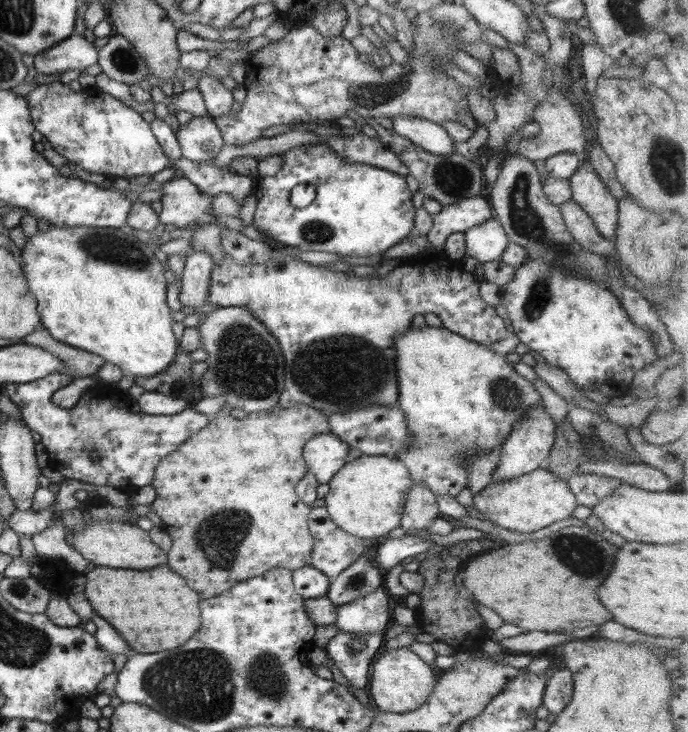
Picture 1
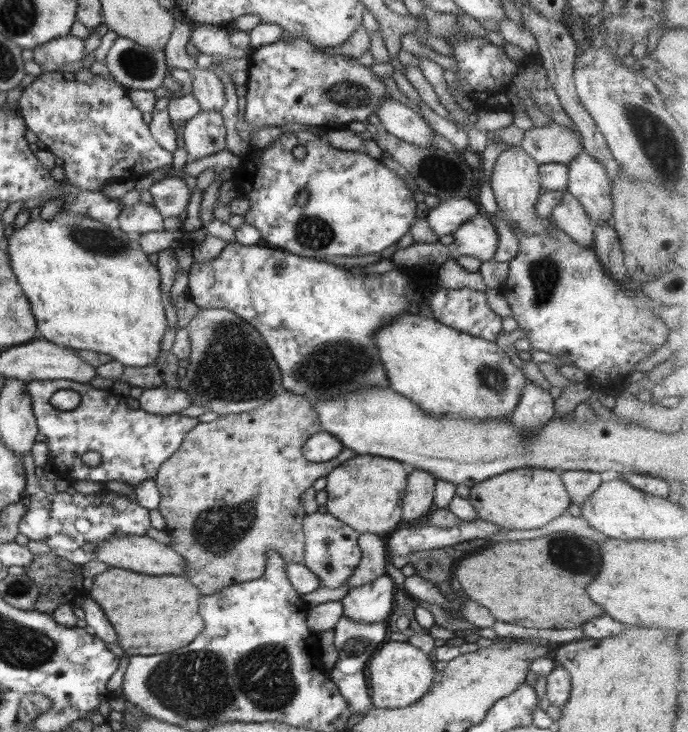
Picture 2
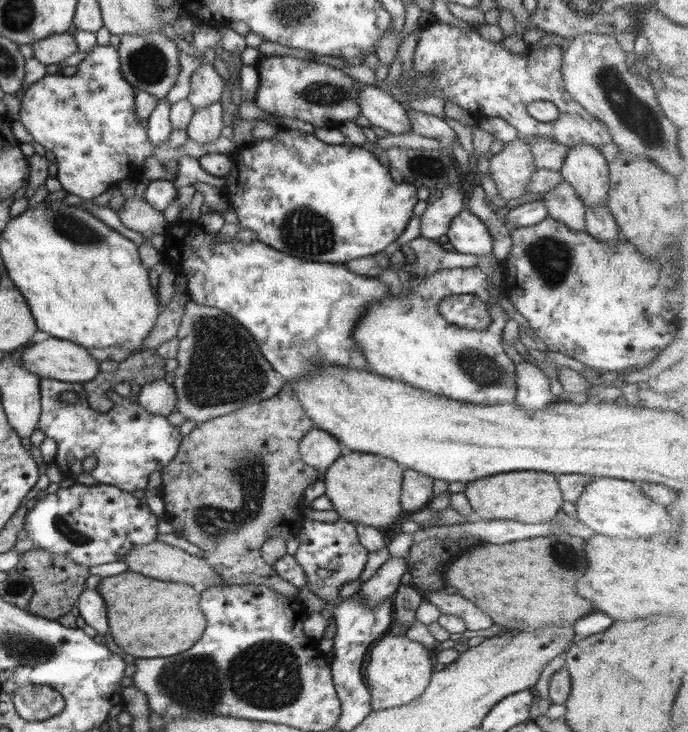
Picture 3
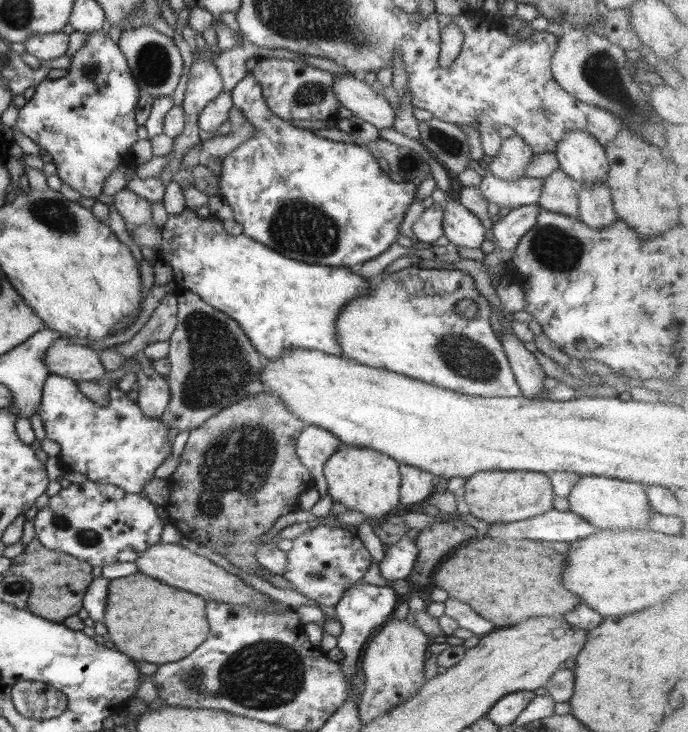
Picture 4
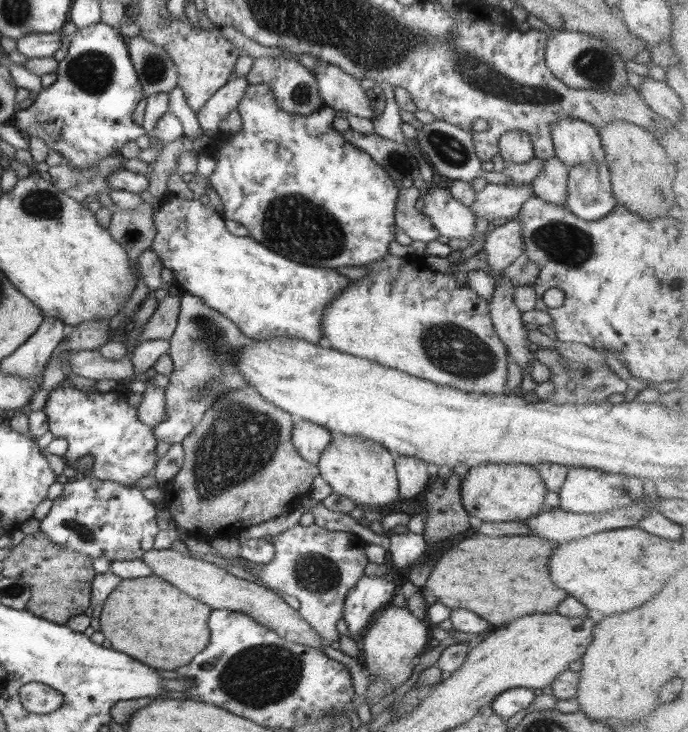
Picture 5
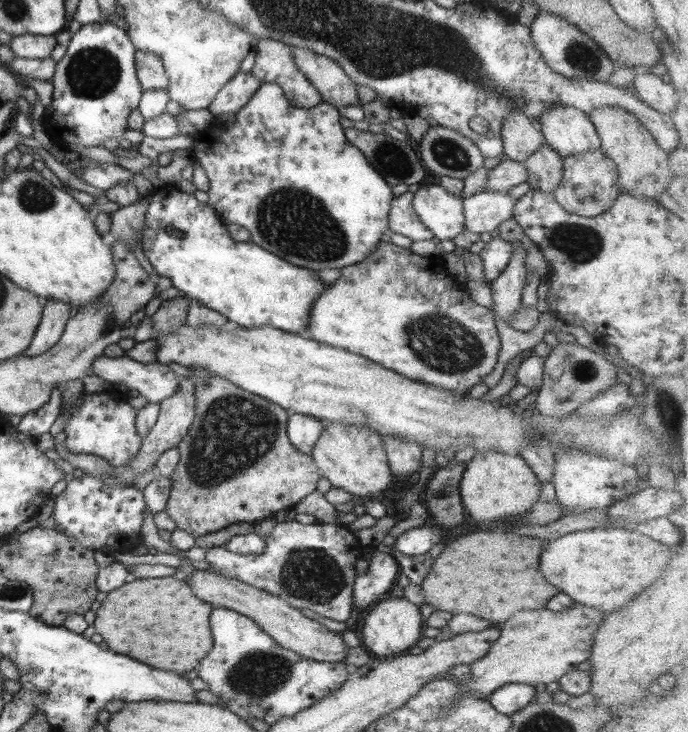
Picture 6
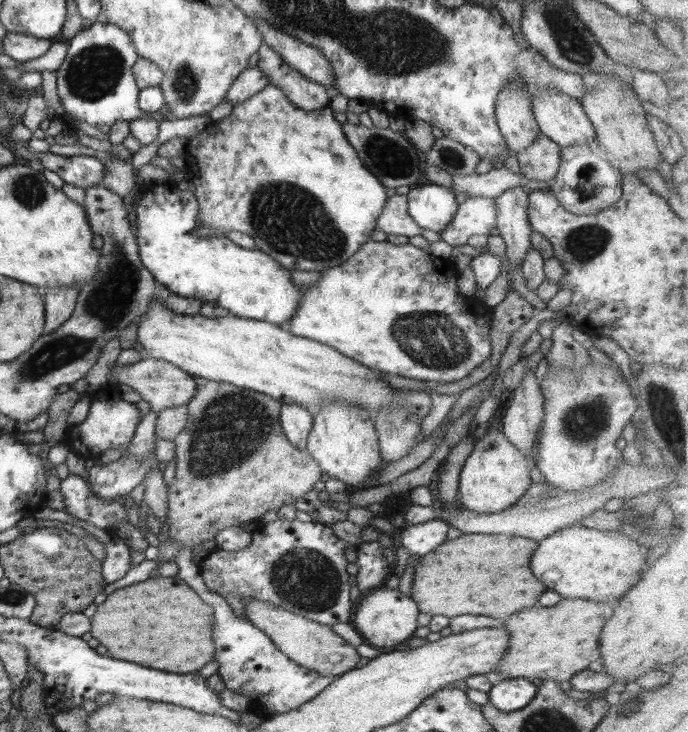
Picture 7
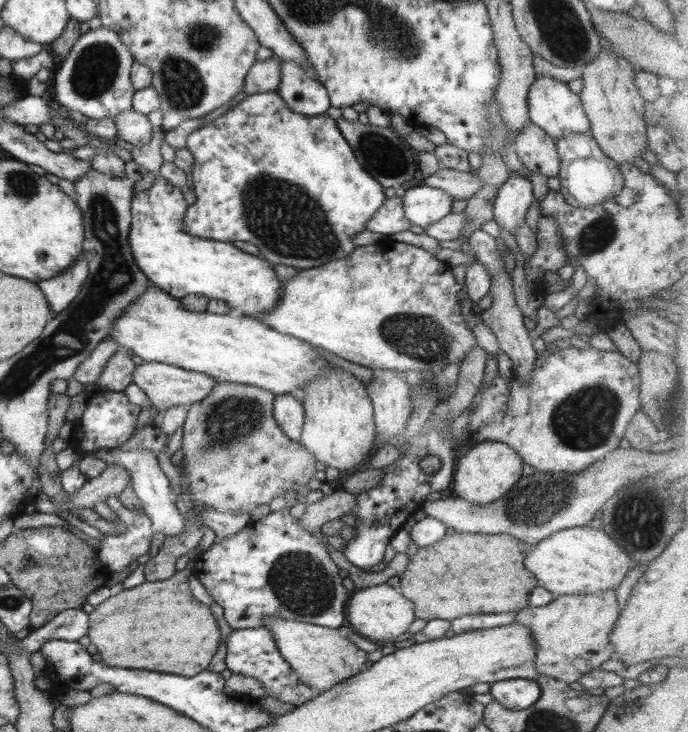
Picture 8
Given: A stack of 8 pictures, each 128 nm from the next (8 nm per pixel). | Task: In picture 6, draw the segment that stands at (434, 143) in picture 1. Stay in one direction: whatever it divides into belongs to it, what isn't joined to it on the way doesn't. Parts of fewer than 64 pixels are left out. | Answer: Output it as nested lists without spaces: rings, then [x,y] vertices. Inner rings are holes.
[[[292,47],[292,56],[294,56],[294,62],[304,72],[304,76],[308,78],[310,84],[320,92],[323,102],[330,103],[335,107],[361,104],[356,84],[352,82],[350,76],[344,72],[344,69],[337,62],[302,47]]]

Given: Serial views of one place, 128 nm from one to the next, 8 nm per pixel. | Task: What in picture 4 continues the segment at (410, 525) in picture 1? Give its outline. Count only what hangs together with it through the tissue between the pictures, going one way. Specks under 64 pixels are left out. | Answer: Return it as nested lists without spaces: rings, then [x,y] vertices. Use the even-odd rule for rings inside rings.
[[[400,464],[399,472],[399,502],[402,504],[418,504],[435,491],[432,474],[406,464]]]

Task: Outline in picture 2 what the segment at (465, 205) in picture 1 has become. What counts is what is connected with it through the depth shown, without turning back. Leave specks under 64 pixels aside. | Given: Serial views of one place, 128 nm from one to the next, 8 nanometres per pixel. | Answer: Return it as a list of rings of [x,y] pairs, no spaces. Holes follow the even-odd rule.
[[[468,198],[442,199],[433,207],[426,222],[439,237],[454,234],[454,231],[474,215],[482,214],[481,208]]]

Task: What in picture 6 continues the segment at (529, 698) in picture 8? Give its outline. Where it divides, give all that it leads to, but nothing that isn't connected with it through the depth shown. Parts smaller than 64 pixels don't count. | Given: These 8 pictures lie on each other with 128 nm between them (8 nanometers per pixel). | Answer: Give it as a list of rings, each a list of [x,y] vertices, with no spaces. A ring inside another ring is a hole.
[[[506,684],[489,694],[486,700],[500,714],[511,715],[522,710],[536,698],[535,687],[527,684]]]

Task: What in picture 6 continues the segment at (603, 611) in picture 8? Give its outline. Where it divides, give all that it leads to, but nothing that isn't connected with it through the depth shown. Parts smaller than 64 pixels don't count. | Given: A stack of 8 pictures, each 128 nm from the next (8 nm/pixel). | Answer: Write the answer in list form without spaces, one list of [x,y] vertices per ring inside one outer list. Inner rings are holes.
[[[580,603],[560,612],[546,608],[516,612],[506,624],[500,624],[500,638],[470,666],[468,679],[456,680],[464,697],[487,698],[492,691],[512,683],[536,687],[560,680],[567,672],[586,662],[592,654],[595,632],[603,624],[606,614]]]

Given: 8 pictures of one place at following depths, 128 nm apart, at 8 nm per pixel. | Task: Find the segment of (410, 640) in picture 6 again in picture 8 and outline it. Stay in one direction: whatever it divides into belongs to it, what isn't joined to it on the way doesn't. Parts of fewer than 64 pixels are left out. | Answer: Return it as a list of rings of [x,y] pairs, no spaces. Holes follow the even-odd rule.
[[[382,583],[353,590],[348,599],[346,616],[348,616],[350,628],[358,635],[370,641],[387,645],[388,640],[408,632],[410,624],[415,620],[414,605],[401,593],[399,588],[392,587],[388,583]]]

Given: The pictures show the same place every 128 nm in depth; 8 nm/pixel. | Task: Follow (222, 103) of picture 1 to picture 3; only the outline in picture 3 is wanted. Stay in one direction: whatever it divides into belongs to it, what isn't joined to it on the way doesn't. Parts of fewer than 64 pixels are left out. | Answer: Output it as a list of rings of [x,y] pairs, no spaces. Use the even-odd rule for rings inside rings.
[[[205,62],[191,75],[191,89],[187,99],[194,108],[201,109],[220,101],[224,90],[224,78]]]

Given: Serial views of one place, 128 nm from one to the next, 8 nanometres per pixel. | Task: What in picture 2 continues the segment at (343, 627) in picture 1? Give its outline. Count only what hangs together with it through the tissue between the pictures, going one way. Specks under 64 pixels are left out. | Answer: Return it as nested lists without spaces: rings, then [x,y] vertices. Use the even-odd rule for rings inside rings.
[[[384,572],[376,580],[349,590],[340,600],[343,615],[356,623],[386,622],[396,606],[395,592],[394,580]]]

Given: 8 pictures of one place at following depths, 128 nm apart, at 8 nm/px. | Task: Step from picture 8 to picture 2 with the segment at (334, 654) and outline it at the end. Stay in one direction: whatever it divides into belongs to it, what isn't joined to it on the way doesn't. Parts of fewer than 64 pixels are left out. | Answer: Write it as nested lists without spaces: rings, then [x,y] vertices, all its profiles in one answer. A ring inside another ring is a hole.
[[[148,535],[116,536],[112,540],[102,540],[96,550],[96,559],[110,567],[120,567],[150,576],[184,576],[186,572],[186,559],[182,555],[170,545],[160,543]]]

